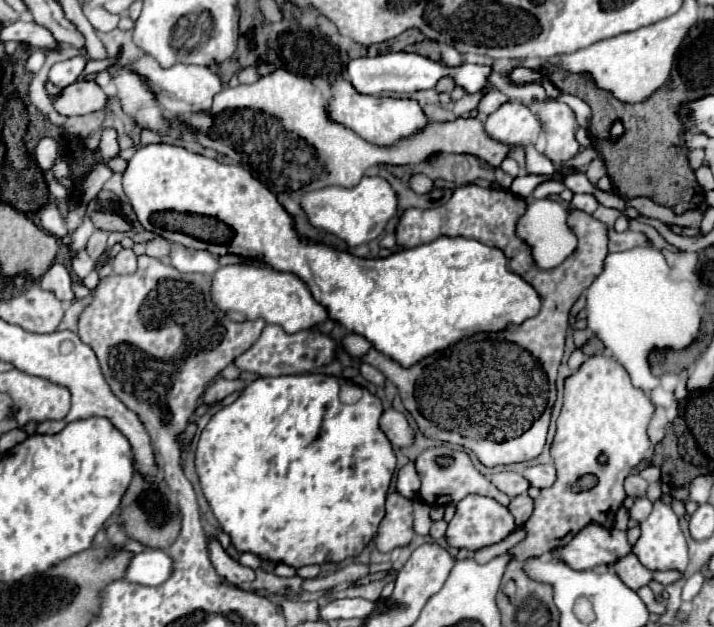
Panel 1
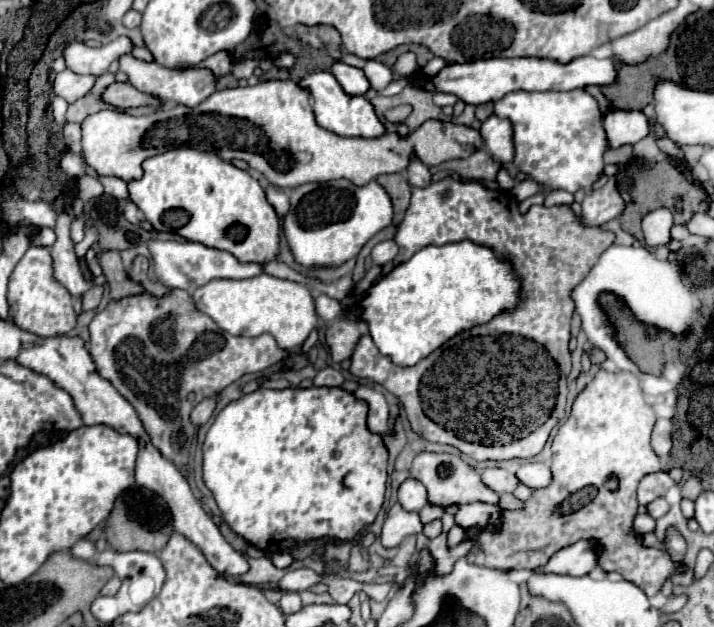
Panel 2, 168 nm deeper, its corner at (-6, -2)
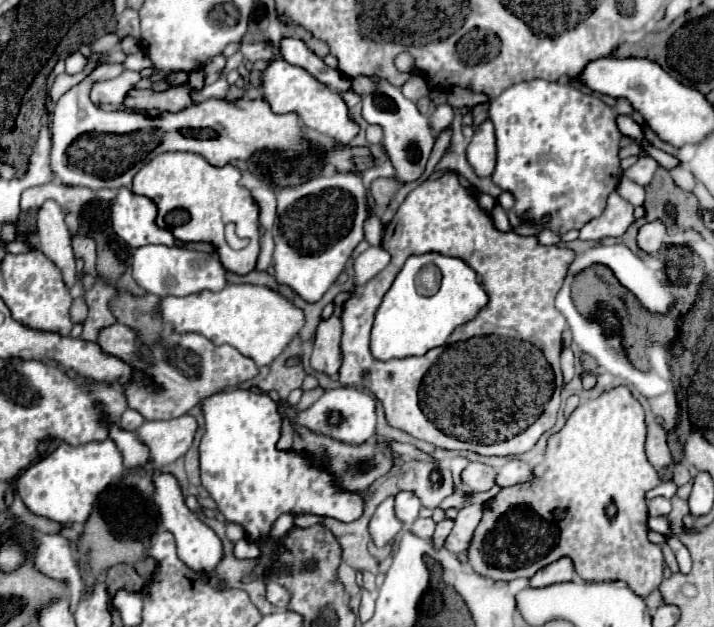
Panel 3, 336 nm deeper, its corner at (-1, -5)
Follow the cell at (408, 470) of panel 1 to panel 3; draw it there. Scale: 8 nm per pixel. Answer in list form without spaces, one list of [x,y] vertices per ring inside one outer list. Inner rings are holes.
[[[401,491],[395,495],[395,513],[405,525],[411,525],[417,519],[419,509],[421,509],[421,501],[419,497],[415,497],[415,493]]]

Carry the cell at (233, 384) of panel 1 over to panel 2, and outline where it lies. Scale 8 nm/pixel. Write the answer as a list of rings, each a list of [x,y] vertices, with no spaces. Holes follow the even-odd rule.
[[[218,394],[216,396],[210,396],[210,398],[204,398],[194,410],[192,410],[192,422],[196,426],[202,426],[210,420],[214,408],[216,408],[216,402],[218,402]]]

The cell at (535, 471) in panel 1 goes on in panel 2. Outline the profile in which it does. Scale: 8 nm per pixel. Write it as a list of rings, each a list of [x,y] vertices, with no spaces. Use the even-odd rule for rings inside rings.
[[[528,462],[518,470],[518,480],[530,488],[544,488],[552,482],[552,472],[548,464],[540,464],[540,462]]]

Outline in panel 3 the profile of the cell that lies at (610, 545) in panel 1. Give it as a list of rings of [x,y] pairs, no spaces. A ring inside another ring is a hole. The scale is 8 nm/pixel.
[[[563,557],[551,565],[547,565],[547,569],[541,569],[539,573],[535,573],[529,579],[529,587],[547,587],[553,583],[563,583],[563,581],[571,581],[575,575],[571,559]]]

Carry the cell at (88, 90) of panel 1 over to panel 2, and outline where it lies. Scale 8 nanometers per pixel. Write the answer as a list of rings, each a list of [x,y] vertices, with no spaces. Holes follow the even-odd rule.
[[[110,84],[104,88],[100,94],[100,100],[118,108],[118,110],[128,110],[134,106],[160,106],[160,102],[152,102],[148,94],[140,94],[132,84]]]

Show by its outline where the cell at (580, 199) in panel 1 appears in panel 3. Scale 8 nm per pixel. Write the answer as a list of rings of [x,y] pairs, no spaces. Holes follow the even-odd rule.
[[[611,193],[603,215],[597,217],[595,221],[589,221],[581,229],[579,239],[583,239],[583,241],[597,241],[597,239],[605,239],[605,237],[621,239],[625,235],[625,231],[631,227],[631,223],[635,221],[633,209],[635,207],[629,201],[625,201],[621,195]]]

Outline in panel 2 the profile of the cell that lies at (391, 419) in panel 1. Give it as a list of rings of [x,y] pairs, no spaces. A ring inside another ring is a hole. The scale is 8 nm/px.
[[[360,386],[356,392],[354,392],[358,398],[366,400],[368,406],[370,406],[370,412],[368,412],[368,428],[376,434],[386,434],[388,432],[388,420],[390,420],[390,410],[388,410],[388,404],[384,400],[384,396],[380,392],[376,392],[374,388],[368,388],[368,386]]]

